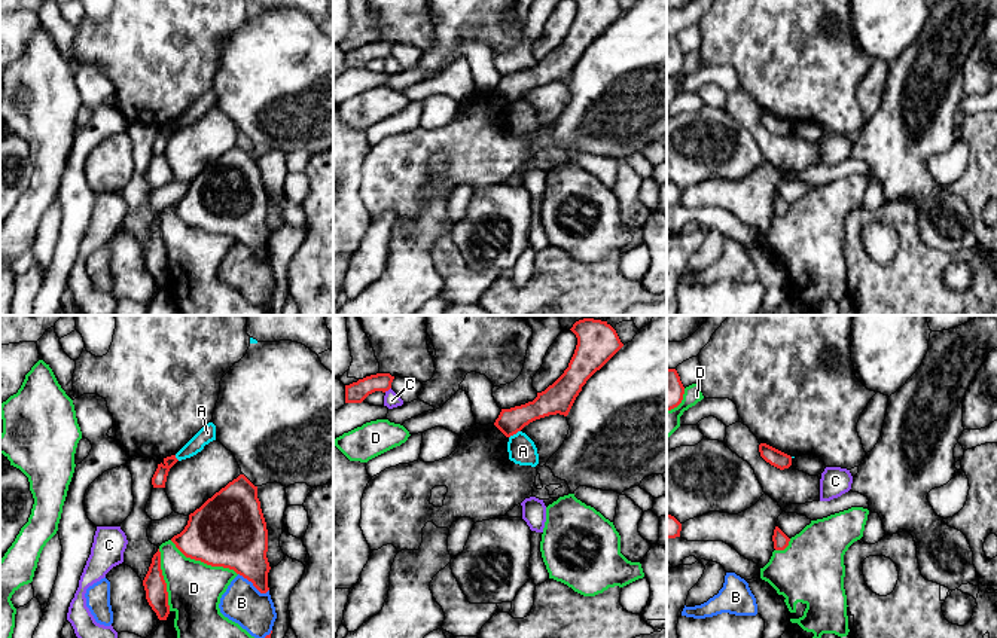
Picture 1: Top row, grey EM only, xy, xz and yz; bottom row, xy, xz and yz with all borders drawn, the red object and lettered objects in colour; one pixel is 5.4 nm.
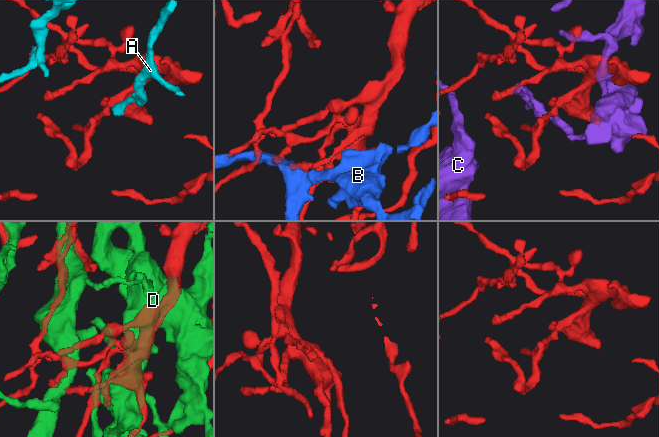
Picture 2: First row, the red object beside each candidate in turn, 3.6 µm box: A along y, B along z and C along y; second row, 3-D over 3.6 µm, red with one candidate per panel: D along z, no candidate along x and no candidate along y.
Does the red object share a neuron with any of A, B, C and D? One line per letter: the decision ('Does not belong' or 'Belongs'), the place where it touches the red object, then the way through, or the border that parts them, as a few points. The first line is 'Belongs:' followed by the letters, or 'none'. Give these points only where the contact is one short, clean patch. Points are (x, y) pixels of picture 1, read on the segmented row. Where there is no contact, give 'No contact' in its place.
Belongs: none
A: Does not belong. Touches red at xz (514, 433)
B: Does not belong. Touches red at xy (253, 585)
C: Does not belong. Touches red at xz (387, 390)
D: Does not belong. Touches red at xy (204, 562)

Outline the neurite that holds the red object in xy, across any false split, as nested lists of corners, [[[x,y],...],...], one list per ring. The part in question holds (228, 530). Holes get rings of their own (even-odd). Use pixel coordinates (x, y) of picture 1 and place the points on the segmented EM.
[[[244,474],[190,513],[185,529],[171,541],[186,558],[234,570],[260,593],[269,590],[266,522],[257,486]]]

